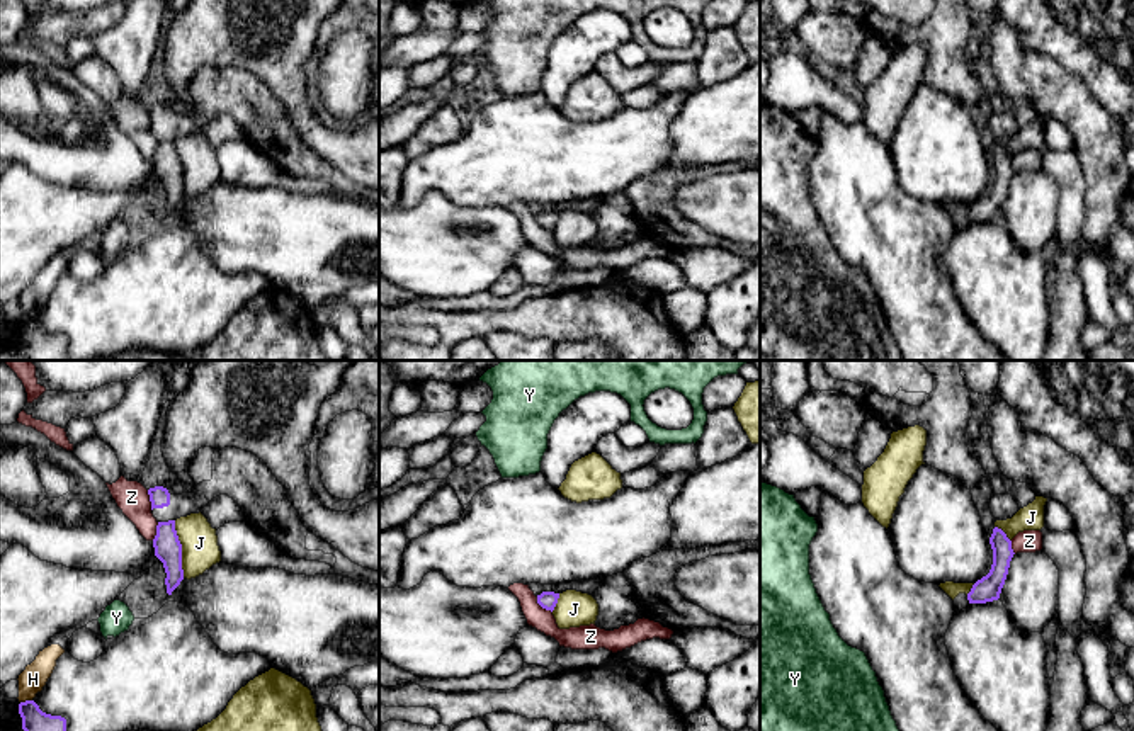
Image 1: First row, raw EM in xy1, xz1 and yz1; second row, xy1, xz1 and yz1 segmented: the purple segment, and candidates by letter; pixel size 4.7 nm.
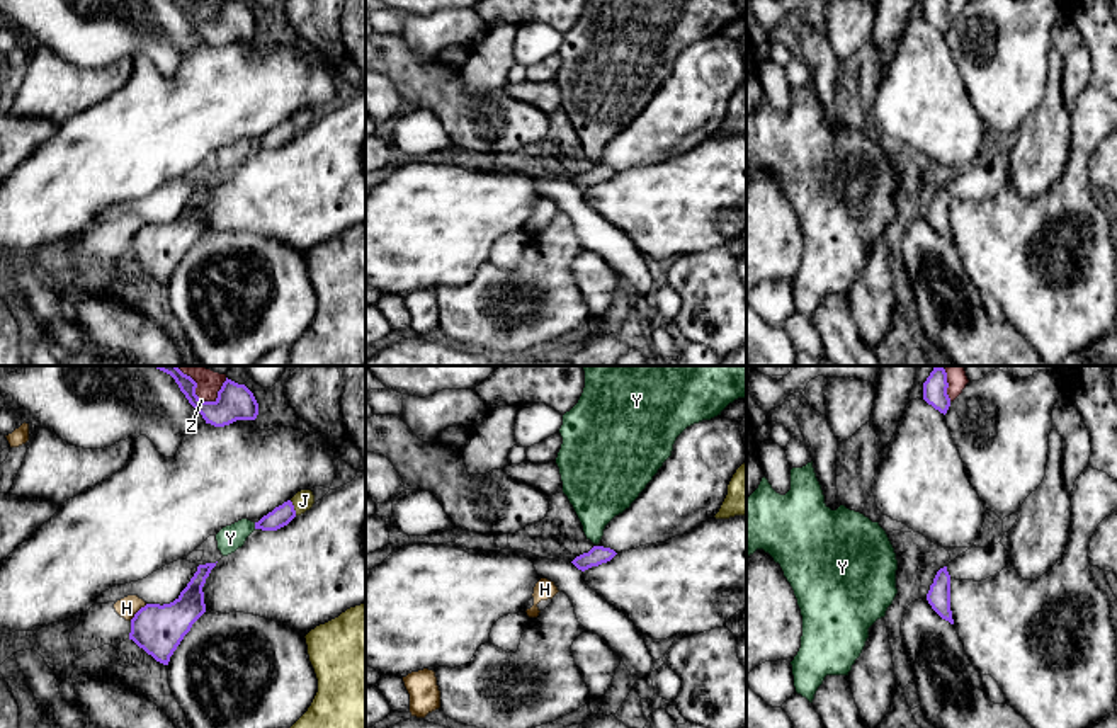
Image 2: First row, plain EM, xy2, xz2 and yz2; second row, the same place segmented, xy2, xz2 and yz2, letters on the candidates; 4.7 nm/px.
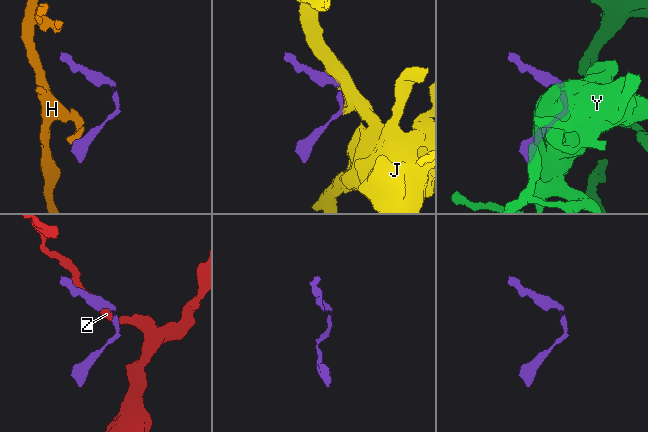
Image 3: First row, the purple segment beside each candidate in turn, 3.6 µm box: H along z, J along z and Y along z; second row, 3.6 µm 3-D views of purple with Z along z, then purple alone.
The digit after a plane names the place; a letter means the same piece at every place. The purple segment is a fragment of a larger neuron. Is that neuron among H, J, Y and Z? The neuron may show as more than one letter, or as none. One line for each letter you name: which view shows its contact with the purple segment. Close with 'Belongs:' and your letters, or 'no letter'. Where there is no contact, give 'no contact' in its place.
Belongs: no letter

